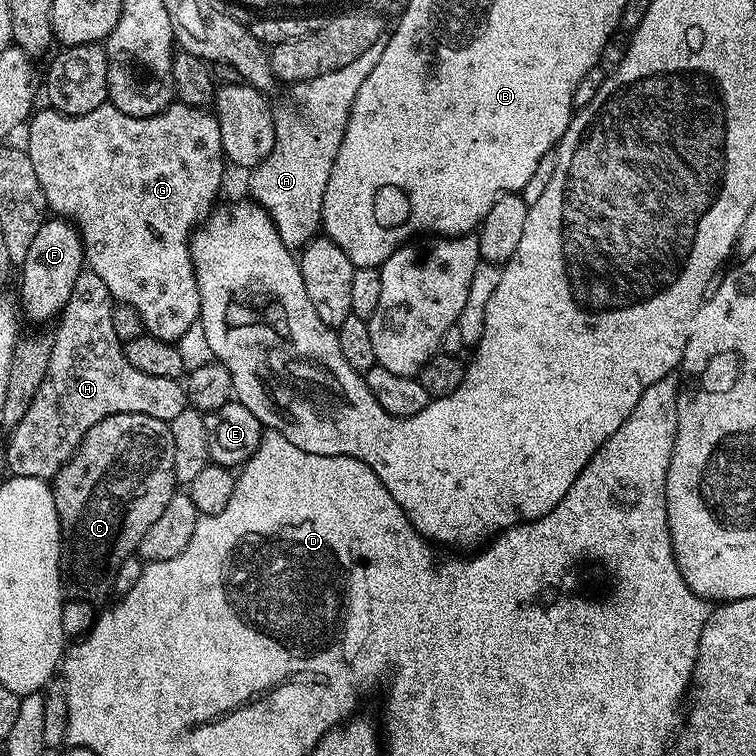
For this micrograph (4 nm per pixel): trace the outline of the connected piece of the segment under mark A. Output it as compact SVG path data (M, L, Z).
M380 39L366 50L360 58L338 70L319 75L310 81L291 85L292 104L275 113L276 137L274 150L257 168L251 169L248 184L252 187L251 199L261 204L270 214L274 226L278 230L278 238L293 250L303 249L309 240L321 231L322 198L326 194L326 182L330 182L330 170L334 170L334 158L338 158L338 146L342 146L342 138L346 134L346 126L350 118L350 110L354 106L354 98L362 82L366 82L366 74L374 70L378 58L382 58L384 40Z

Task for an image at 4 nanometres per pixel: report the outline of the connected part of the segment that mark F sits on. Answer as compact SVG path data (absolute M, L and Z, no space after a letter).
M63 218L45 219L38 234L34 234L34 242L30 242L30 250L23 264L18 268L18 304L23 315L28 315L32 320L55 321L64 311L66 302L70 302L74 282L78 282L78 274L85 271L85 268L84 243L79 228L72 221Z

